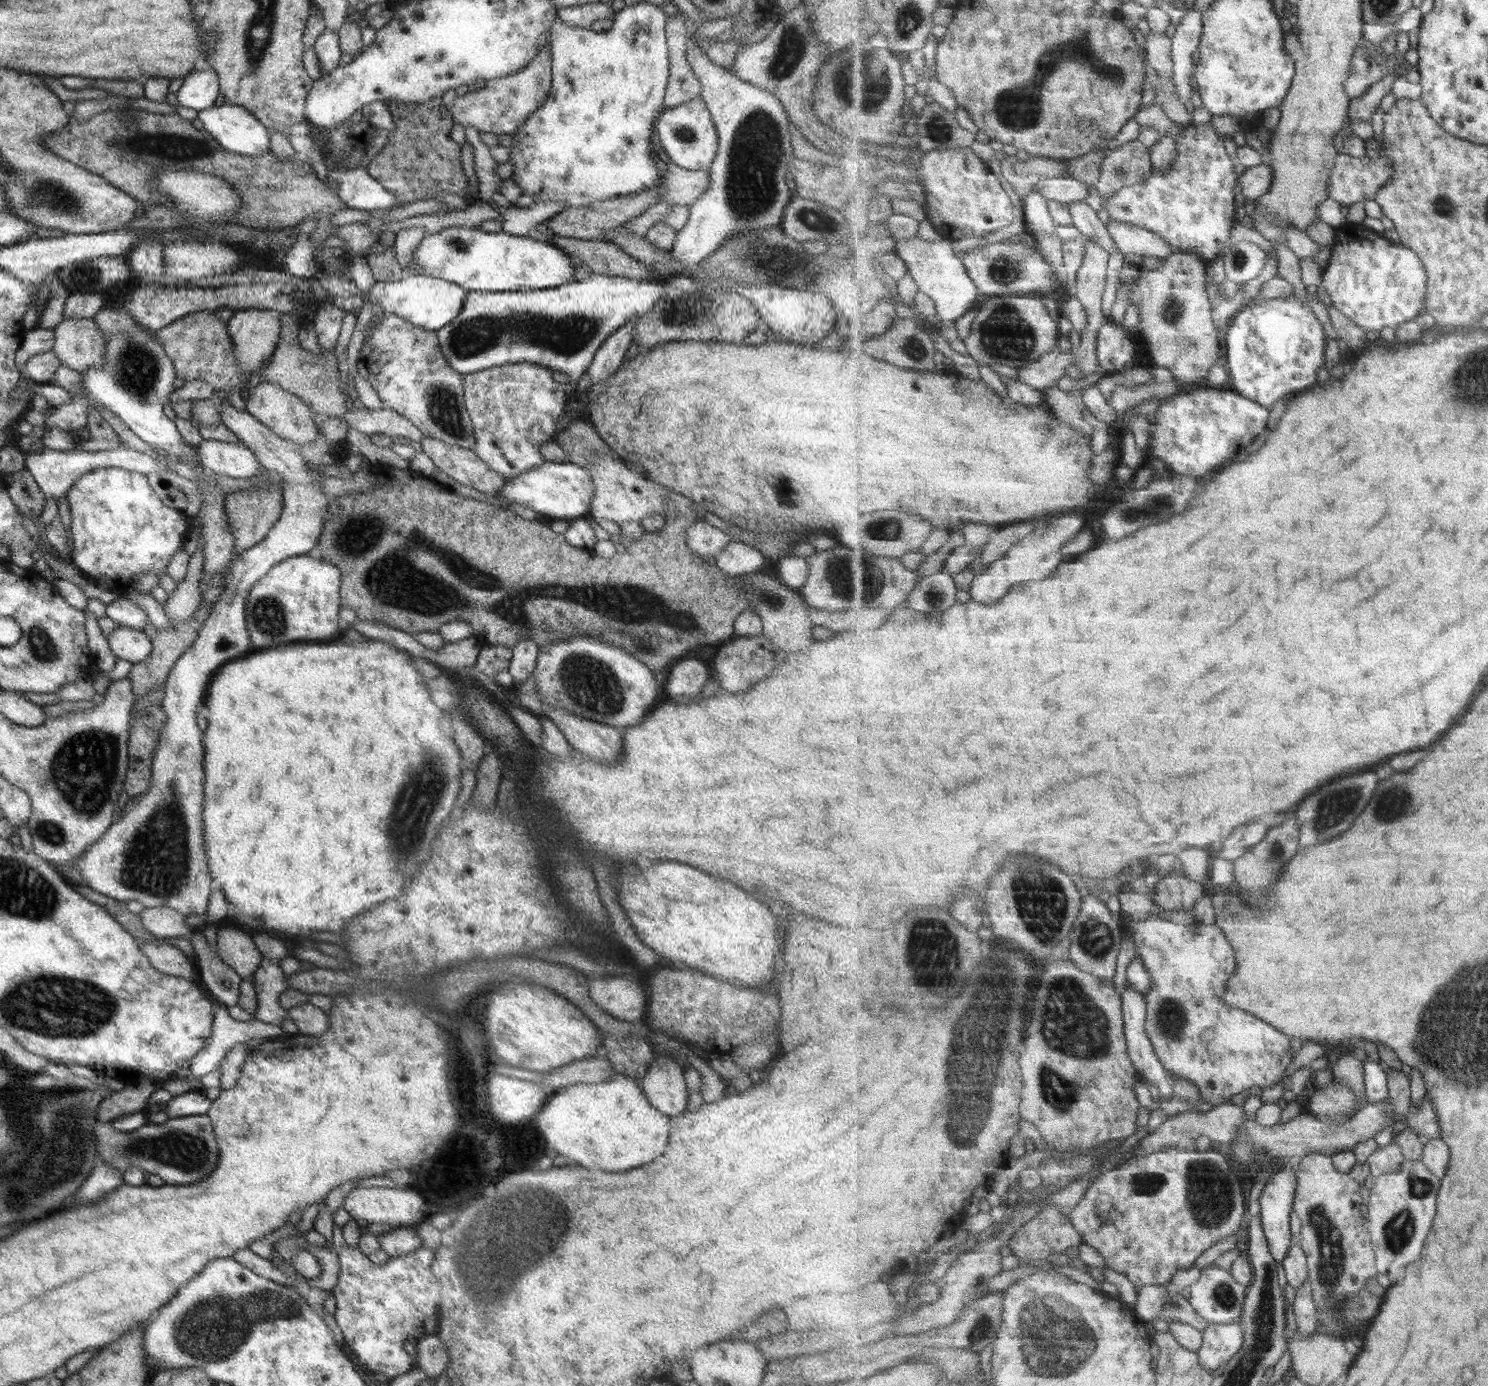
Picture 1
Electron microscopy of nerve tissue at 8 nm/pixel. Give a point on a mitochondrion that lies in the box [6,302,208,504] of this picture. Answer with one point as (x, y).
(136, 369)

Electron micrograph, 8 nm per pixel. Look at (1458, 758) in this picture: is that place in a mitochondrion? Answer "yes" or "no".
no

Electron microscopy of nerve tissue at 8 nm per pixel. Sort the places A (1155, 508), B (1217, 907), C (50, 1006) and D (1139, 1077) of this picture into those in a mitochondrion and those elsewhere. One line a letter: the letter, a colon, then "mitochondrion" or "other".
A: mitochondrion
B: other
C: mitochondrion
D: other

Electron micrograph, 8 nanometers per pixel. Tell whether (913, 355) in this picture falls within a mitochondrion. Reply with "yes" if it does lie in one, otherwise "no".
yes

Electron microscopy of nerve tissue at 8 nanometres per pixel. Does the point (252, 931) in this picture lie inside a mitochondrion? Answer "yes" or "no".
no

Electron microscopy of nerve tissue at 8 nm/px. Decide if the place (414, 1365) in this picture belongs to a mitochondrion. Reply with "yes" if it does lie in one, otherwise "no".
no

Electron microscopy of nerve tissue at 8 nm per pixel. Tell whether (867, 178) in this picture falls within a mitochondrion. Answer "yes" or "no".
no

